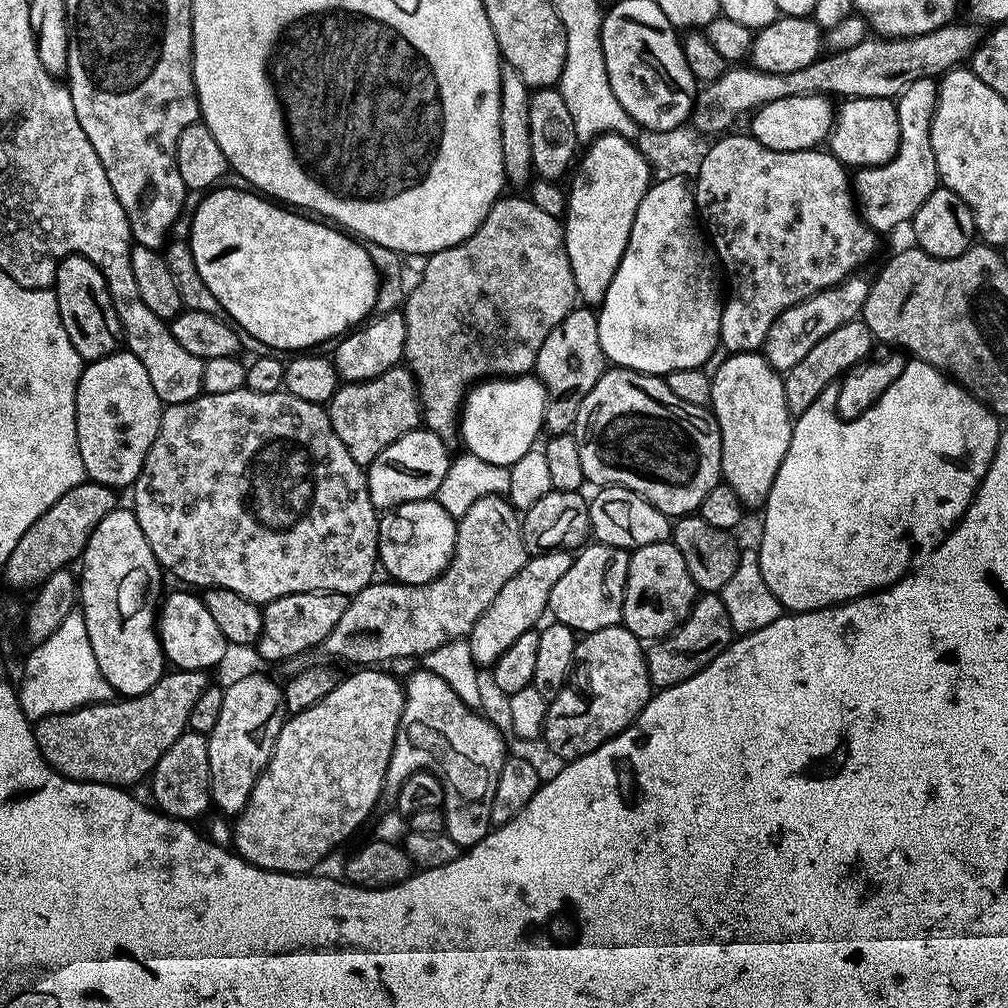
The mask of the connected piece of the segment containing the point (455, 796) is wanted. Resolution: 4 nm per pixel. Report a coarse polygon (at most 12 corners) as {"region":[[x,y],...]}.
{"region":[[420,666],[384,790],[415,772],[444,788],[444,827],[467,850],[493,827],[500,732]]}

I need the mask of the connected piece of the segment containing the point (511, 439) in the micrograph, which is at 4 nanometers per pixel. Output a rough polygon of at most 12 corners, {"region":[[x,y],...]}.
{"region":[[535,375],[485,378],[464,393],[458,436],[510,468],[542,436]]}

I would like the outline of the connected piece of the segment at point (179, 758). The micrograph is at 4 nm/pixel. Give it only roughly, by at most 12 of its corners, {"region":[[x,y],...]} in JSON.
{"region":[[186,730],[150,773],[155,807],[196,822],[210,808],[210,750]]}

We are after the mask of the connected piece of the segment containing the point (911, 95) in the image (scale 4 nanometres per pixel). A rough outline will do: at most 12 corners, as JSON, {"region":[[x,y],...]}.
{"region":[[935,76],[895,101],[898,154],[854,176],[878,234],[907,225],[940,184]]}

